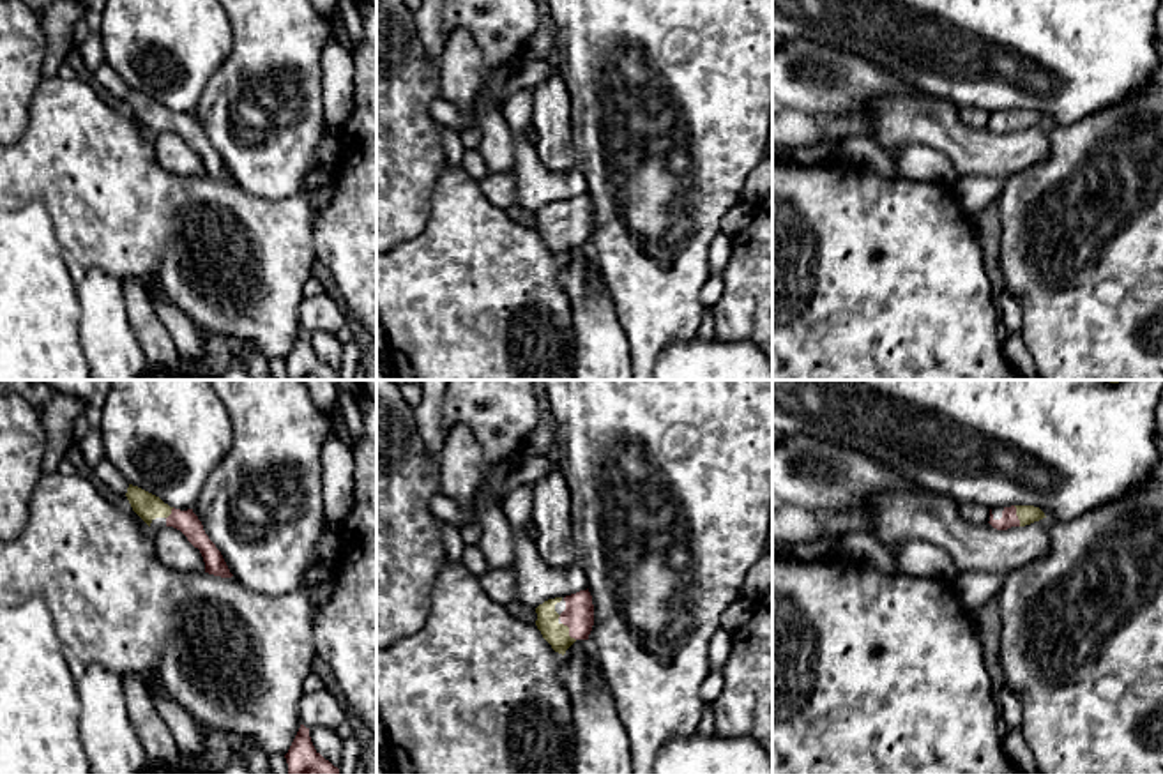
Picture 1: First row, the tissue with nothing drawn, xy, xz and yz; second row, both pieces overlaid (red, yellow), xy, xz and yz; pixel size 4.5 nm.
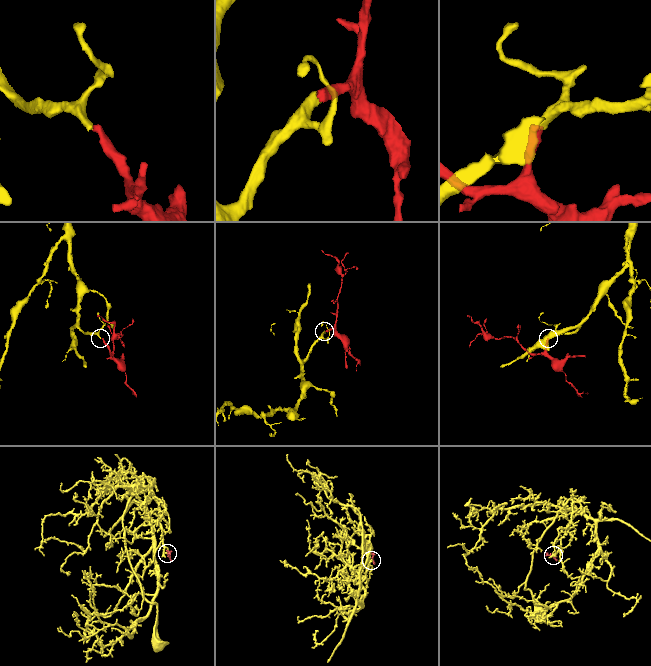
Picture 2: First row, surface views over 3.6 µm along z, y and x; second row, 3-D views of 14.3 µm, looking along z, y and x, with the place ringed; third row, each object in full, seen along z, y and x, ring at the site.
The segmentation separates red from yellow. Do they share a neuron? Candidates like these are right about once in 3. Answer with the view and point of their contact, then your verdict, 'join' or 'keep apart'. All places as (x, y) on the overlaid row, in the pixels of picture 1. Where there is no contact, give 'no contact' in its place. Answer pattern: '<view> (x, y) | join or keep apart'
xz (570, 631) | join

